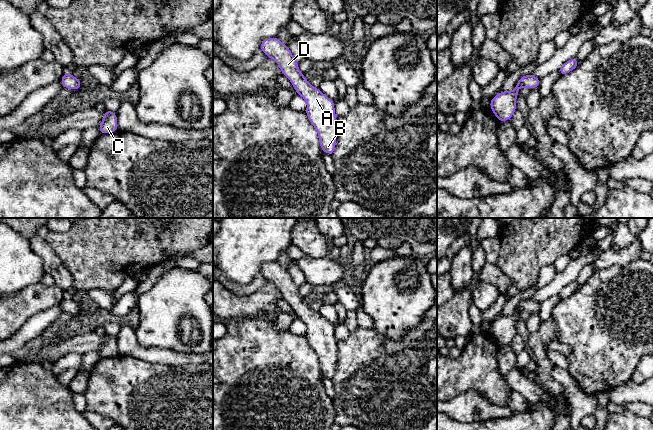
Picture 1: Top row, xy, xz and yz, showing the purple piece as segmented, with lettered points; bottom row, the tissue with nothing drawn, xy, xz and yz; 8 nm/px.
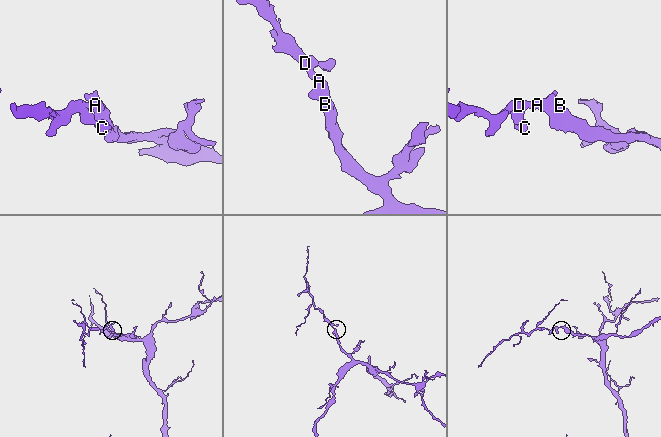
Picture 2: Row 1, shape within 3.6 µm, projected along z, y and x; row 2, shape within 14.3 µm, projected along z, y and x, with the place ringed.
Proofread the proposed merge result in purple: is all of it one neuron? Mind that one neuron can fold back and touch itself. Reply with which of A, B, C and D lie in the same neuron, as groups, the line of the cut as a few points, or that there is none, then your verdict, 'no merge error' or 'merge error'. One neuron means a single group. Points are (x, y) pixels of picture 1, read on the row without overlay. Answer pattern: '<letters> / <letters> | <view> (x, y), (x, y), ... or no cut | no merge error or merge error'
A B C D | no cut | no merge error

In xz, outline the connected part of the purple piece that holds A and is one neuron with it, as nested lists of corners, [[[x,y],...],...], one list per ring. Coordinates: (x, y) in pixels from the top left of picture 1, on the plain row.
[[[278,261],[261,265],[260,273],[266,281],[276,285],[282,298],[292,306],[295,315],[307,326],[306,339],[319,360],[321,374],[334,378],[337,363],[335,326],[313,311],[298,292],[298,287],[287,269]]]

